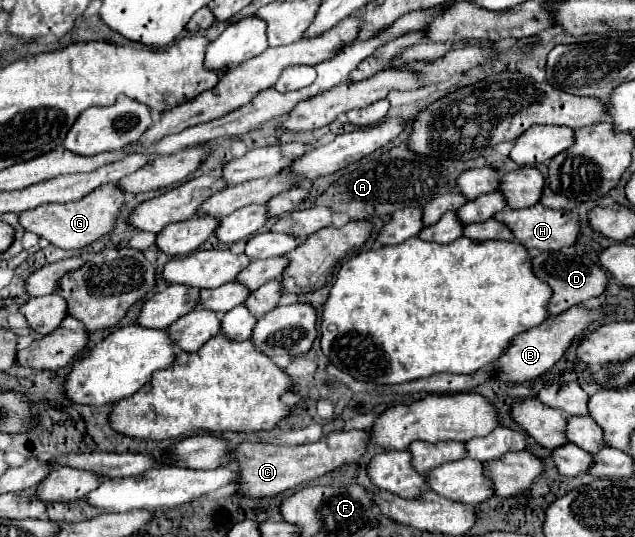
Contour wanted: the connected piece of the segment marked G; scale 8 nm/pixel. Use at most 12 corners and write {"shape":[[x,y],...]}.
{"shape":[[106,184],[20,214],[24,230],[78,250],[112,230],[124,194]]}

